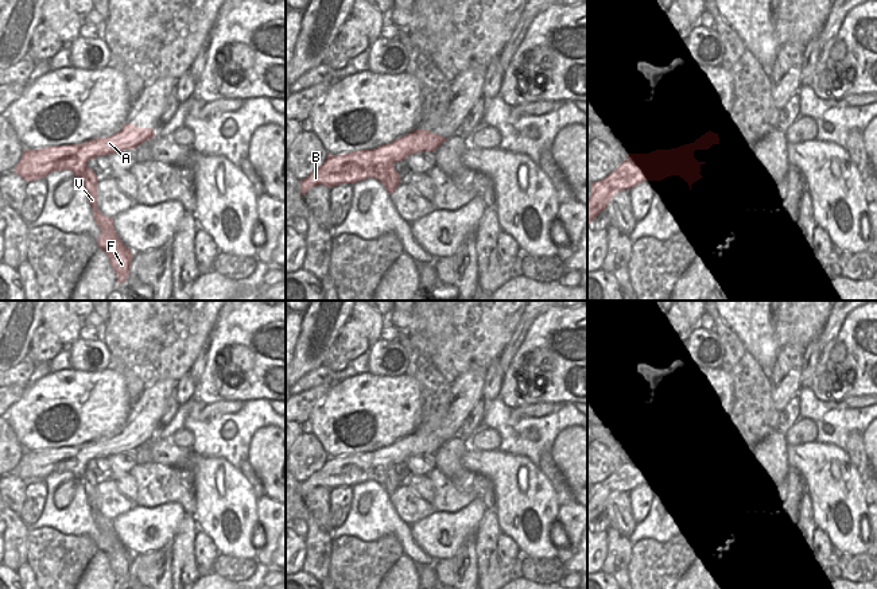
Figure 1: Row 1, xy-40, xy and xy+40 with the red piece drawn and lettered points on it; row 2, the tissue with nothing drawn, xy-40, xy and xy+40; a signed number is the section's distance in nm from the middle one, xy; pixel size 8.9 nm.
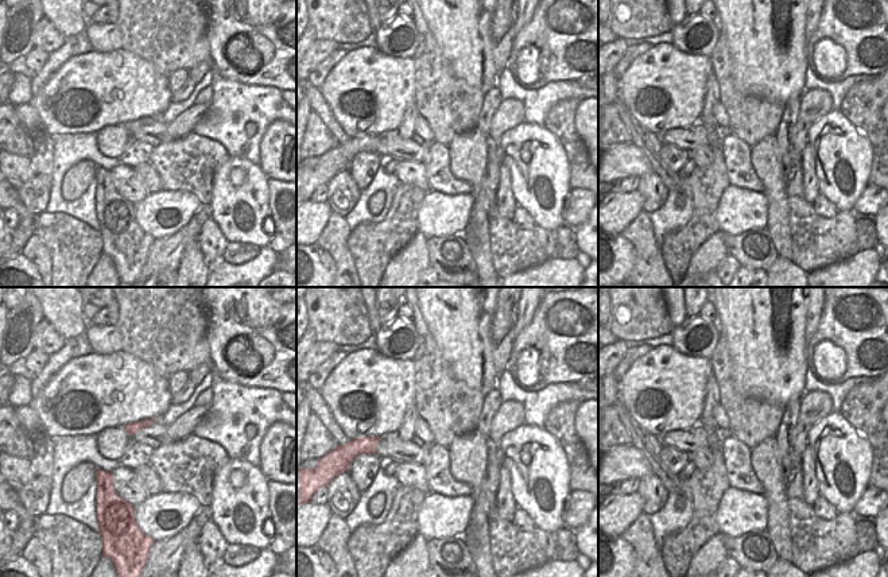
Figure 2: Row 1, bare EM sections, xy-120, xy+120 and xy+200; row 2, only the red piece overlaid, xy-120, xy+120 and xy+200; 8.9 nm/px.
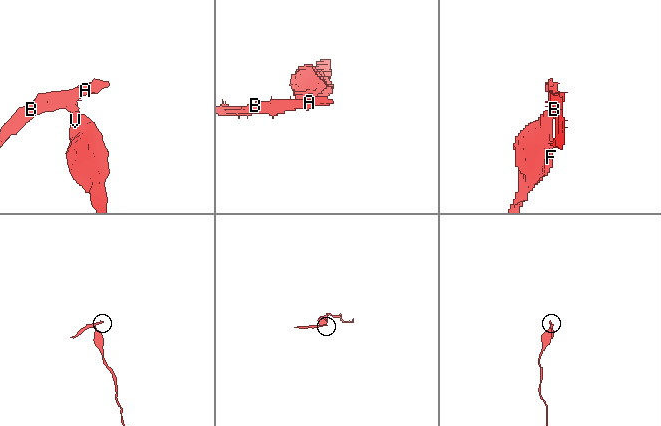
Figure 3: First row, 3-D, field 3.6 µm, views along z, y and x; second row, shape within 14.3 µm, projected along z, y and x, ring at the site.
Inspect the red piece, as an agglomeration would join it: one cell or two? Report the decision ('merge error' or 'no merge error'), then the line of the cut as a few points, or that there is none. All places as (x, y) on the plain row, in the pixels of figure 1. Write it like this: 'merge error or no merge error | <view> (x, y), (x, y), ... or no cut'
merge error | xy (392, 467), (387, 469), (376, 468), (377, 480)

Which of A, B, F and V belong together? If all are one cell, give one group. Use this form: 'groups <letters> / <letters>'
groups A B / F V

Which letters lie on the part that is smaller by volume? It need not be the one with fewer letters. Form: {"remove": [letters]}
{"remove": ["A", "B"]}

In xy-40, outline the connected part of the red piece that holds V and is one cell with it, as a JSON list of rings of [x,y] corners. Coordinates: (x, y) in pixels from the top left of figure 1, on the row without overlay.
[[[73,468],[73,474],[85,487],[88,503],[93,511],[93,520],[98,527],[101,536],[97,540],[98,550],[101,550],[109,559],[109,565],[117,577],[117,586],[124,585],[129,577],[129,569],[133,555],[119,540],[113,520],[104,518],[97,511],[97,484],[98,480],[90,469]]]

